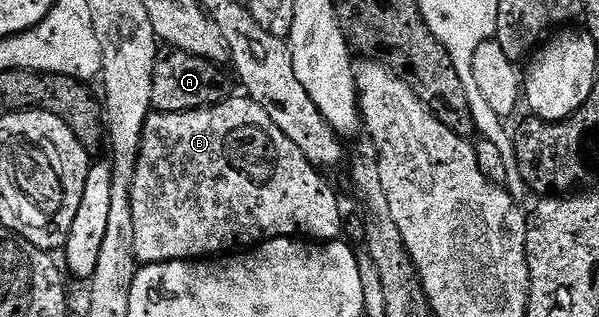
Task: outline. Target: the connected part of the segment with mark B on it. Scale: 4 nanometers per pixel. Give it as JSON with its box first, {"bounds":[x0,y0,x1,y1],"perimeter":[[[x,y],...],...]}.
{"bounds":[130,94,344,265],"perimeter":[[[239,94],[238,97],[227,98],[210,108],[197,108],[191,112],[160,112],[151,111],[144,126],[144,134],[138,151],[136,162],[136,174],[132,178],[132,190],[130,201],[132,202],[132,230],[134,231],[134,256],[139,265],[167,264],[173,260],[193,260],[195,262],[203,258],[214,258],[219,254],[230,254],[235,250],[246,250],[251,246],[257,246],[264,240],[275,240],[281,236],[291,238],[305,238],[311,242],[329,242],[337,240],[344,232],[344,211],[338,205],[338,196],[334,188],[325,180],[323,173],[308,162],[304,154],[268,118],[268,114],[254,100]]]}

